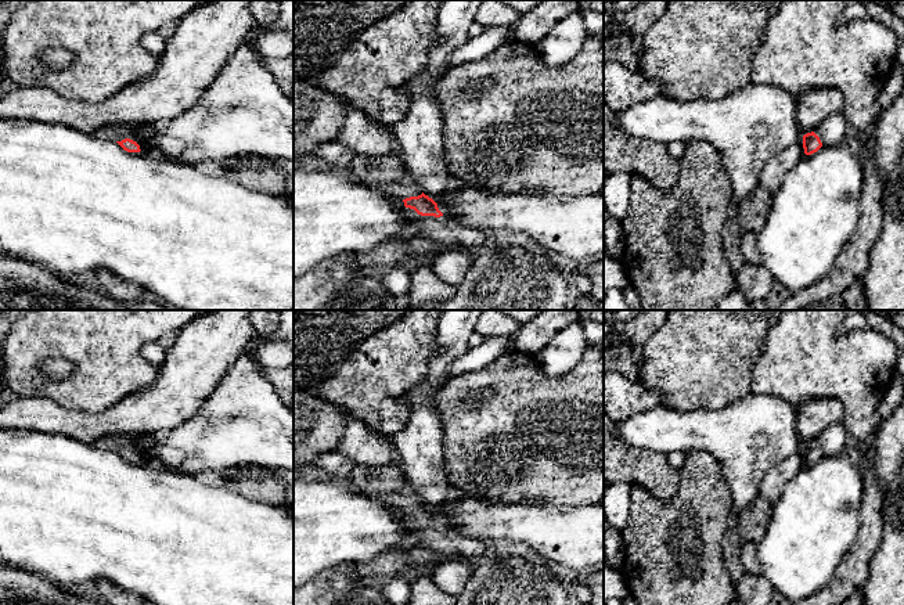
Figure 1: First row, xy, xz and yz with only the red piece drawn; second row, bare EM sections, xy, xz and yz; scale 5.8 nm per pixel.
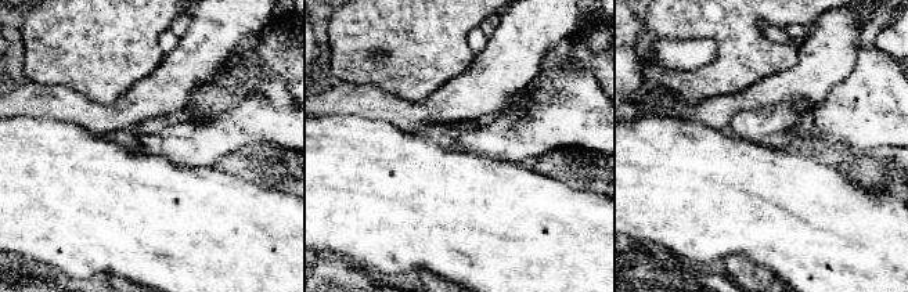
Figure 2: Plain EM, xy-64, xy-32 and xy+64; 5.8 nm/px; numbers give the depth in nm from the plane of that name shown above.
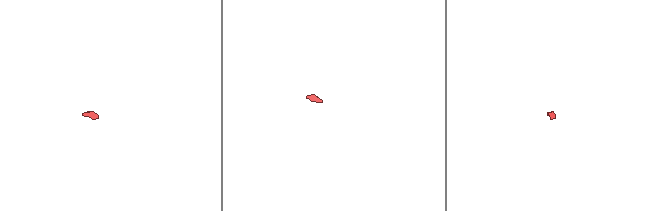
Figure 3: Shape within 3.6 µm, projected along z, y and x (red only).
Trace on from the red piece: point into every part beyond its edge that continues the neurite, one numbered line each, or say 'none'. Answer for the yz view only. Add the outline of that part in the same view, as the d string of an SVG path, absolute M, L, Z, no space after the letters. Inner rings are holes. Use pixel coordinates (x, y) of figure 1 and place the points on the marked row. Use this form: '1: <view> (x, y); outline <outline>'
1: yz (832, 132); outline M835 112L814 133L820 137L822 145L832 147L840 145L847 136L847 127L849 123L843 112Z

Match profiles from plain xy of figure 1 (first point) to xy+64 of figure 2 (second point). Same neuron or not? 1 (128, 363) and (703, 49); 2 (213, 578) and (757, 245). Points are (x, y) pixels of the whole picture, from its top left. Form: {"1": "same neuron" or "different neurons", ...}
{"1": "different neurons", "2": "same neuron"}

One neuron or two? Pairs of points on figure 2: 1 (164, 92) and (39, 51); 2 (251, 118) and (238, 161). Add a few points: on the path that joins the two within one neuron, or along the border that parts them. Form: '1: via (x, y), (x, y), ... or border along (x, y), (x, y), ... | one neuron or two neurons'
1: border along (161, 61), (148, 75), (134, 82), (111, 103) | two neurons
2: border along (274, 144), (255, 143), (222, 155), (213, 163) | two neurons

